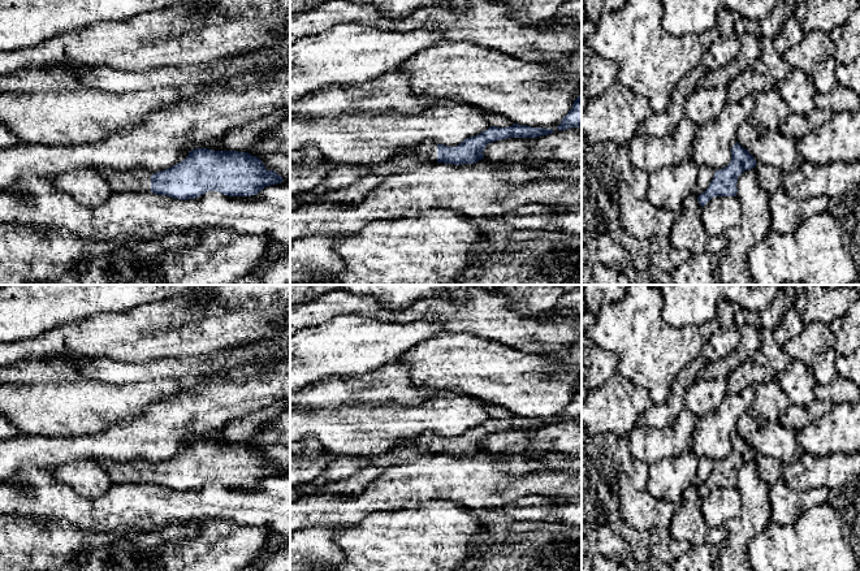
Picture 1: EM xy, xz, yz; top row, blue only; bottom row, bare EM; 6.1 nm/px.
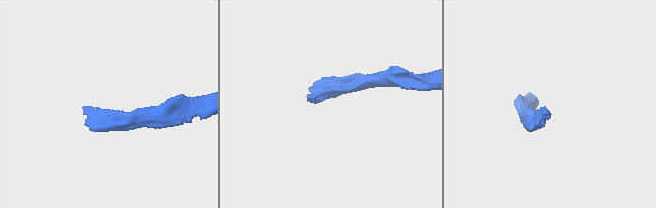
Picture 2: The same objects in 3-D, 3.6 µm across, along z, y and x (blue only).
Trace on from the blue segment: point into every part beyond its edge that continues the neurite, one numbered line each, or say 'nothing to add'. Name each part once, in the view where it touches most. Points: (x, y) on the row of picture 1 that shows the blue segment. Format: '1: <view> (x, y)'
1: xy (117, 181)

